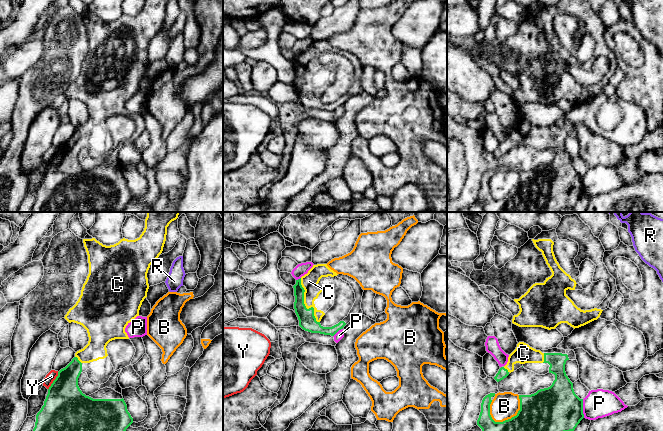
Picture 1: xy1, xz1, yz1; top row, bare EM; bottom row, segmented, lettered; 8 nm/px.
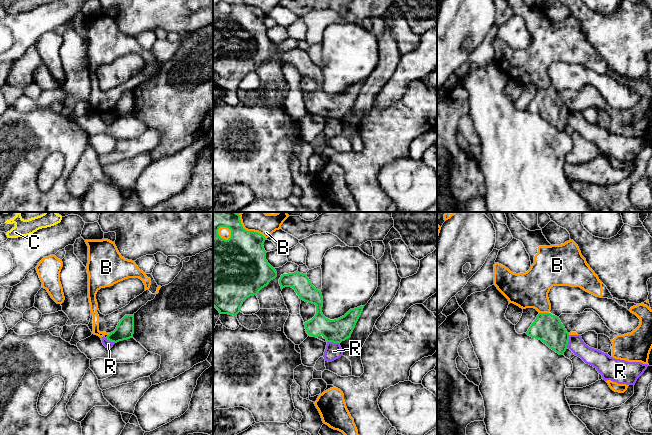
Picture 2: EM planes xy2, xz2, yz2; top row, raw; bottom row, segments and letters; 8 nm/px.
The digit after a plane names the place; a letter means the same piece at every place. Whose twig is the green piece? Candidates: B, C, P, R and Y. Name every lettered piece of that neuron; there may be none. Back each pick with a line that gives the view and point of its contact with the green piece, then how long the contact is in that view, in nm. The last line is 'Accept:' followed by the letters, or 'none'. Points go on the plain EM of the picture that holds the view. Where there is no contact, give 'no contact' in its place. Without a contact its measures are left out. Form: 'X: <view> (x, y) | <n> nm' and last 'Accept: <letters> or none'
C: xz1 (304, 80) | 400 nm
Accept: C

